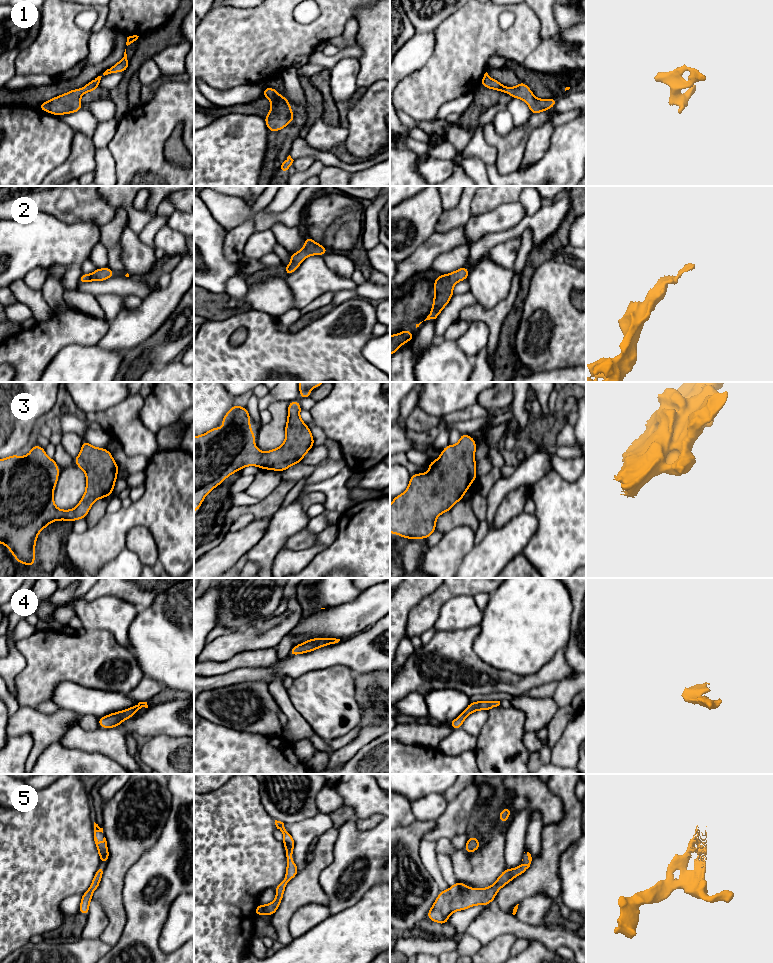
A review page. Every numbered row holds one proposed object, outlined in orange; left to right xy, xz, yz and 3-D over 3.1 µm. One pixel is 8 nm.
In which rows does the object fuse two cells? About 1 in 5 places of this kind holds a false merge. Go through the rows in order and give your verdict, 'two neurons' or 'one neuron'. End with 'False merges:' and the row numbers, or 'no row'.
1: one neuron
2: one neuron
3: one neuron
4: one neuron
5: one neuron
False merges: no row

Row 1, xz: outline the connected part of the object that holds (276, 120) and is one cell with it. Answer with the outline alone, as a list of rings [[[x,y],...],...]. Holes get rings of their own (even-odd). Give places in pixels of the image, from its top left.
[[[264,88],[263,97],[268,97],[271,102],[270,113],[264,117],[270,132],[275,132],[286,127],[294,121],[289,101],[277,93],[274,88]]]

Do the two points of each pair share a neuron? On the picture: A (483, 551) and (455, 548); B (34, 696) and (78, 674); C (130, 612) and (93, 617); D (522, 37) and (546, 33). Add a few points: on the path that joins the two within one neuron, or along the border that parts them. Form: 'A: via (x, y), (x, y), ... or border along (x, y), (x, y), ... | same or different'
A: border along (474, 545), (457, 567) | different
B: via (45, 685), (56, 674), (67, 674) | same
C: via (121, 614), (102, 614) | same
D: border along (533, 11), (539, 21), (539, 44), (527, 55) | different

